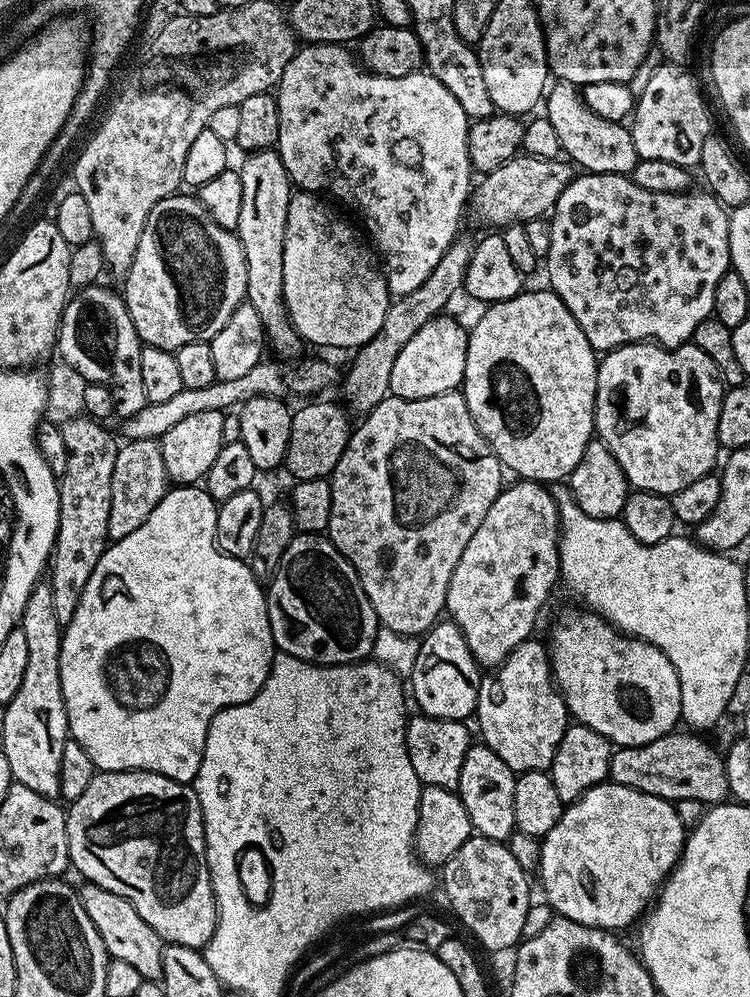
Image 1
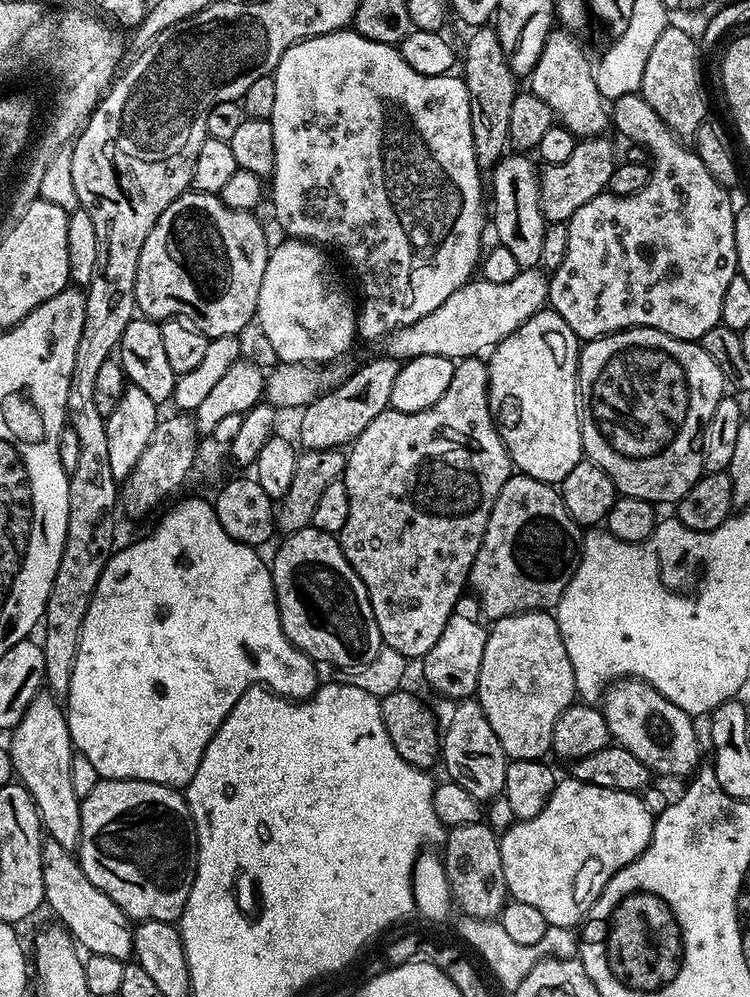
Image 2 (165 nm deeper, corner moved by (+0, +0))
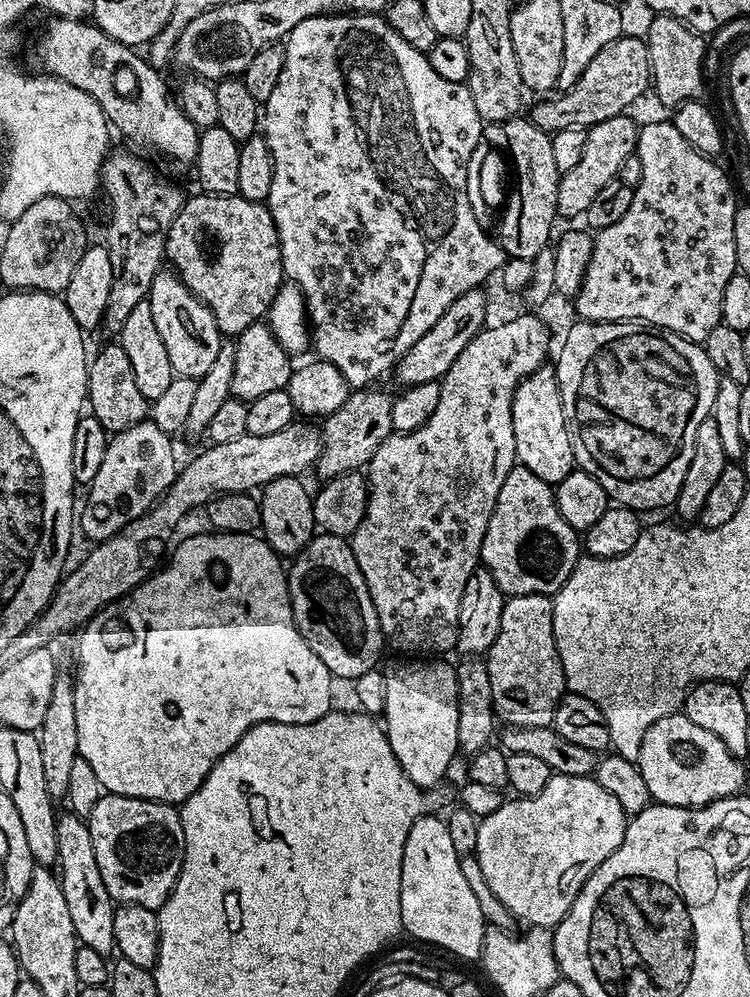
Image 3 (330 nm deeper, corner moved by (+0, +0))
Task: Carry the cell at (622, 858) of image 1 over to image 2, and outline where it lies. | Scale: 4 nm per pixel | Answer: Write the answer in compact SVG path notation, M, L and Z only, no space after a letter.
M571 778L561 779L550 802L533 820L517 820L500 836L502 874L513 901L534 906L549 925L575 929L587 917L612 875L634 862L652 837L654 817L637 793L590 786Z

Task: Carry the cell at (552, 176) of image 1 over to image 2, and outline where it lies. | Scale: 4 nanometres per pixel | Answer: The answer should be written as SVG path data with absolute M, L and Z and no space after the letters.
M607 135L589 136L577 143L574 154L566 158L566 162L547 165L540 172L540 205L544 211L545 221L562 224L568 221L579 210L586 206L590 198L607 189L610 174L616 169L618 157L608 141Z

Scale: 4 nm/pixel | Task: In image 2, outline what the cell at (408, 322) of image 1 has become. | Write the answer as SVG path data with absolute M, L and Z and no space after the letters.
M480 26L462 48L462 79L470 94L470 134L474 138L474 154L481 173L491 173L500 157L509 151L510 109L518 91L518 78L502 54L502 42L498 42L495 27Z

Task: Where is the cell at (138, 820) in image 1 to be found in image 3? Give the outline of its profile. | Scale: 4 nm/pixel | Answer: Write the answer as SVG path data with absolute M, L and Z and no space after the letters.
M105 794L86 819L90 838L94 838L94 858L112 901L117 905L137 904L160 909L176 889L184 861L184 827L179 811L173 805L159 804L157 800Z

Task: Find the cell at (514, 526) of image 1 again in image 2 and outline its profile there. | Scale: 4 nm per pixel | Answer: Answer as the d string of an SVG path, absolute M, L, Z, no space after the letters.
M513 474L502 486L482 538L482 546L472 563L470 588L480 599L480 608L488 615L489 621L500 620L503 616L513 616L516 612L552 610L562 598L570 578L580 565L582 528L570 518L563 498L553 485L544 484L538 478L523 474Z

